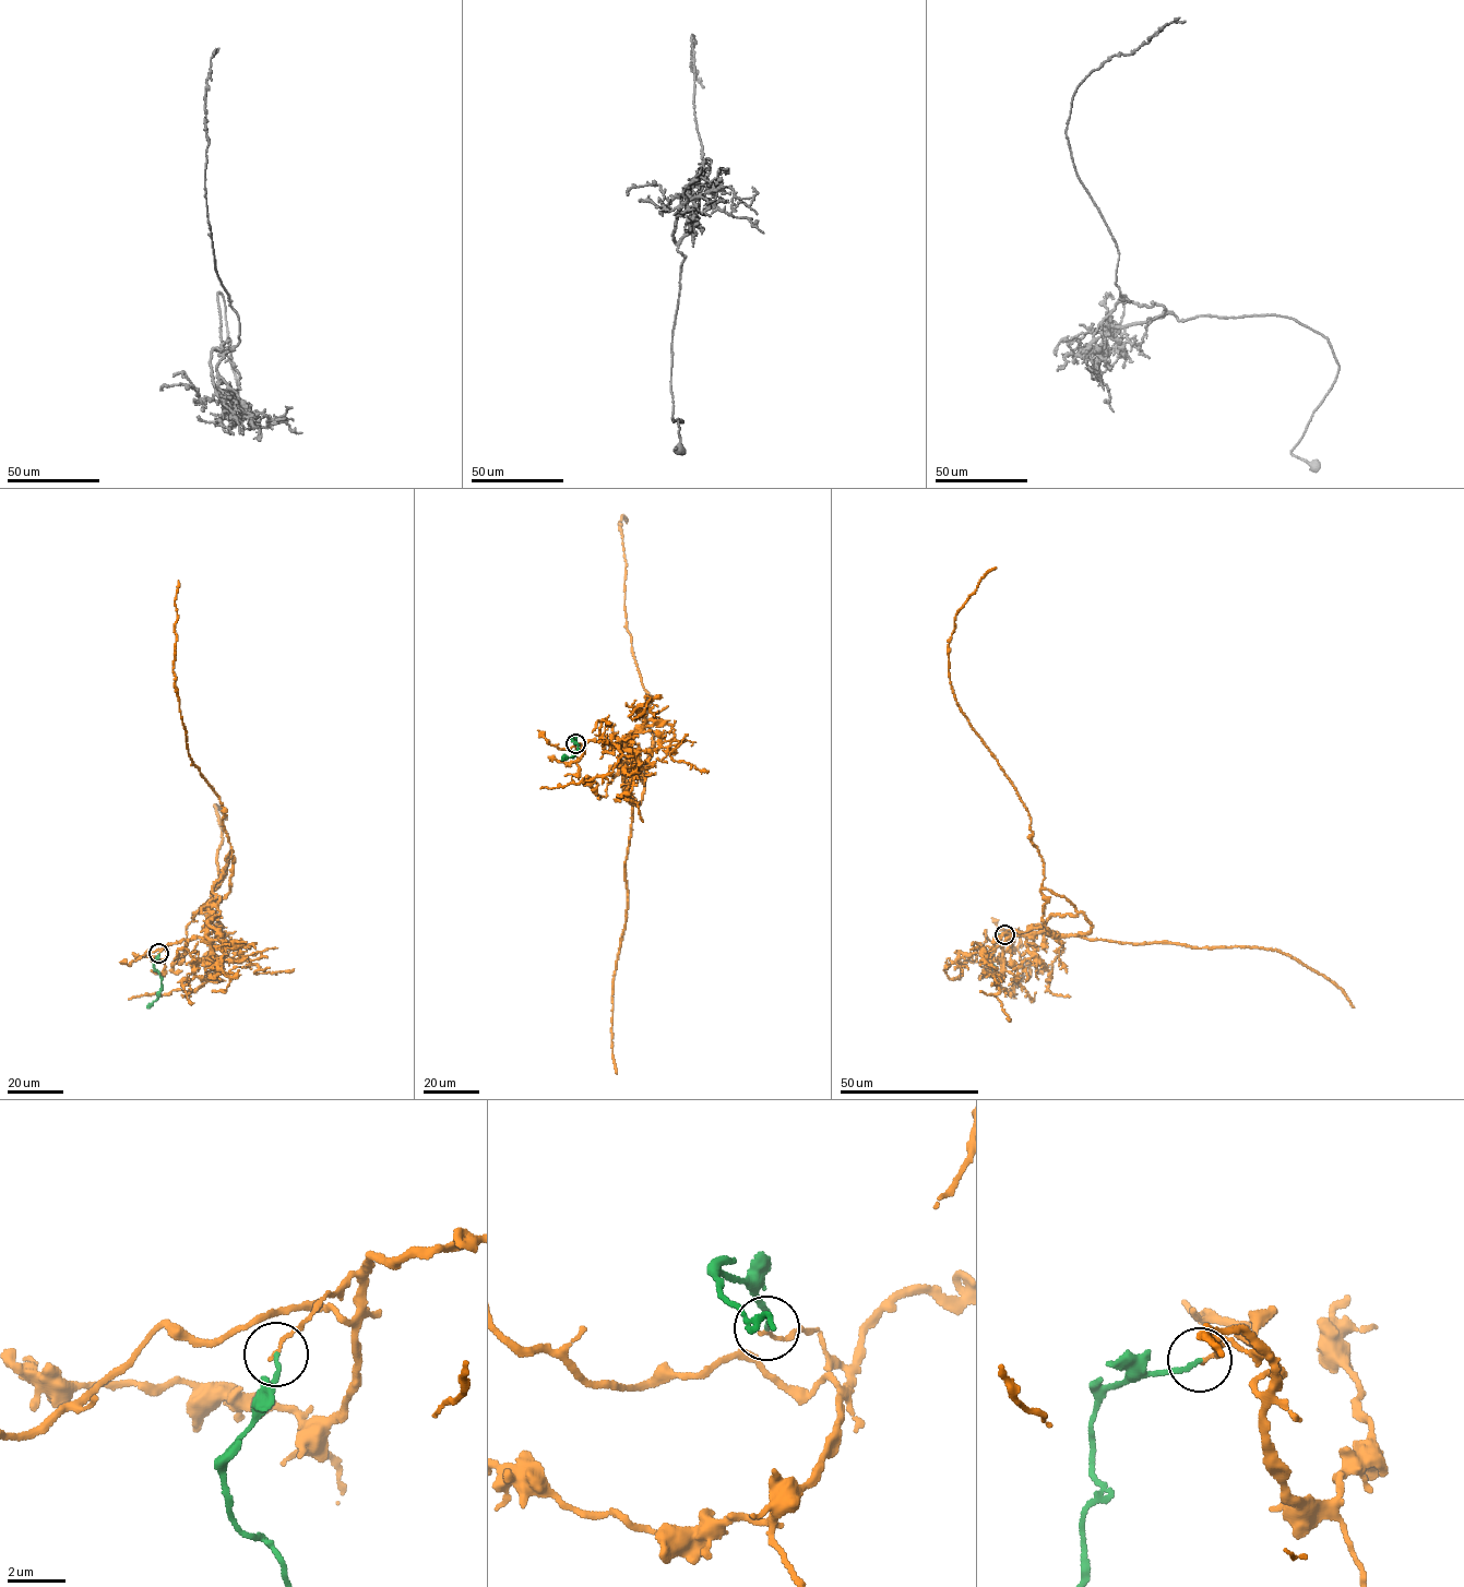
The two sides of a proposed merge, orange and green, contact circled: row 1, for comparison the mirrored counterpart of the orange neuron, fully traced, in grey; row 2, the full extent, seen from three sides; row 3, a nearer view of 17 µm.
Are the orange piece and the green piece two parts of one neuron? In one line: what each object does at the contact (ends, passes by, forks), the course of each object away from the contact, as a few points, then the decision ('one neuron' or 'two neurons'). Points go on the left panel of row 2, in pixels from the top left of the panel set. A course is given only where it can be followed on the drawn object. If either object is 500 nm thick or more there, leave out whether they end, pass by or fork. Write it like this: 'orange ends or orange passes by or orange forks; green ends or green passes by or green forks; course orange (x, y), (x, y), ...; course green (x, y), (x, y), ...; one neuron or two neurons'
orange ends; green ends; course orange (158, 953), (207, 937), (207, 905), (229, 892), (234, 862), (222, 804), (191, 760), (180, 716), (178, 581); course green (158, 953), (154, 965), (162, 978), (162, 990), (146, 1007); two neurons

